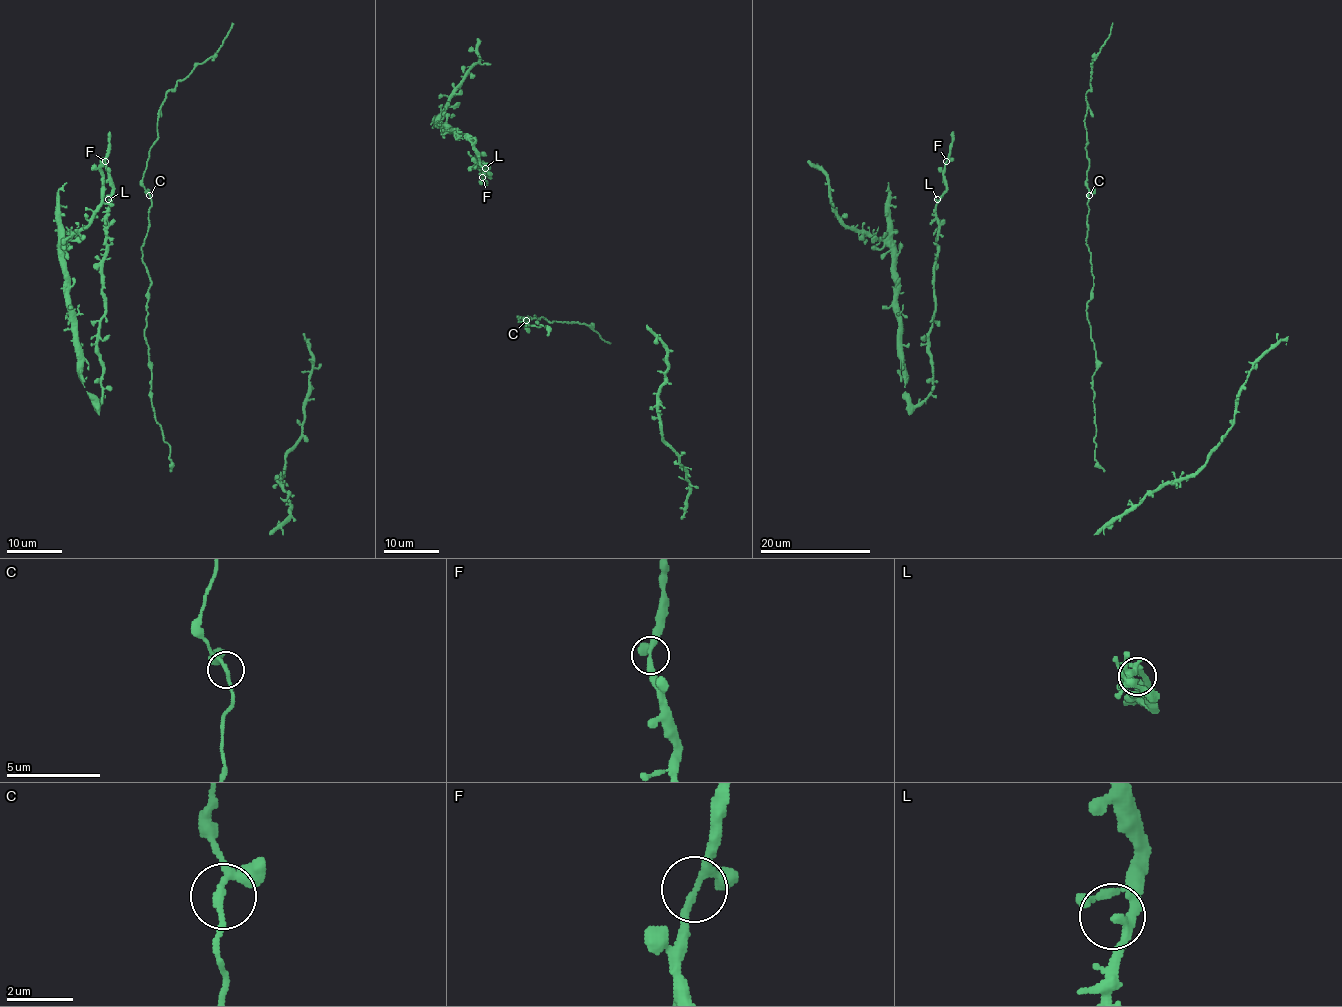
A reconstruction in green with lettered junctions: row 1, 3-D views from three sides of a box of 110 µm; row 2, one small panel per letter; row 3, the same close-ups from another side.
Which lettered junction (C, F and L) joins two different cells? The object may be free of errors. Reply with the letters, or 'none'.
none

